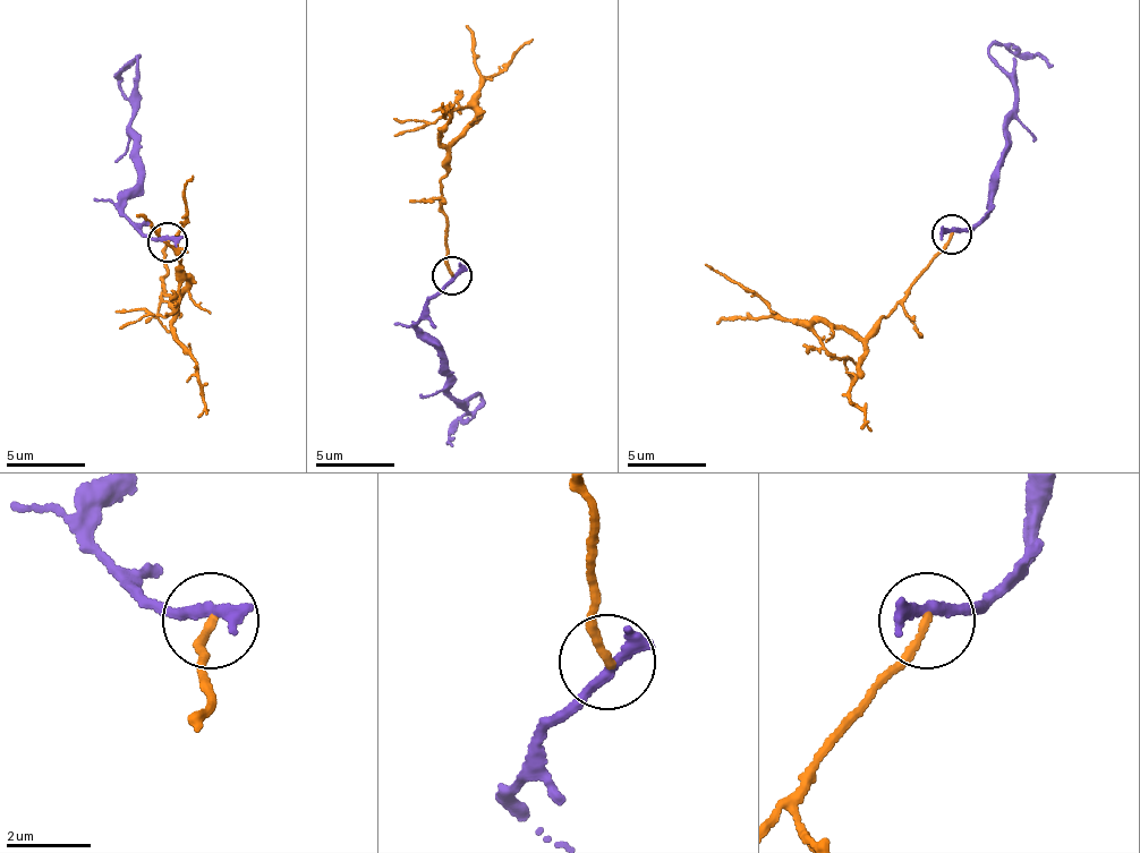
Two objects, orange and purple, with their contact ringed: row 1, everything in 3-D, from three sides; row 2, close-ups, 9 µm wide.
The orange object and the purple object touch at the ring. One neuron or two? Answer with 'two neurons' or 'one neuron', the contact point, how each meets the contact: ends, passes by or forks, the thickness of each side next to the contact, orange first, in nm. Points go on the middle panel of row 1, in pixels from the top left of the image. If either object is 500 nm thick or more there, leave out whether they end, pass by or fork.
two neurons; place (452, 275); orange ends; purple ends; calibres 200 and 340 nm

